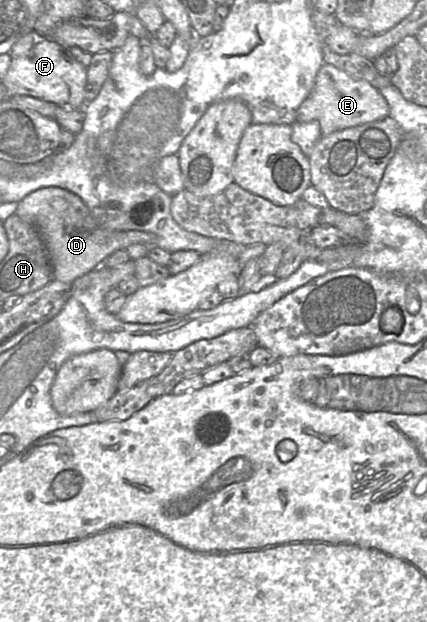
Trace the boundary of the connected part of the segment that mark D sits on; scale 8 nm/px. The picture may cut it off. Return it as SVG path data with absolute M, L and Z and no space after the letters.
M51 187L32 192L18 203L17 214L37 229L51 257L53 280L63 283L72 283L97 269L112 253L131 245L144 245L148 251L157 248L154 234L104 228L78 196L62 188Z

